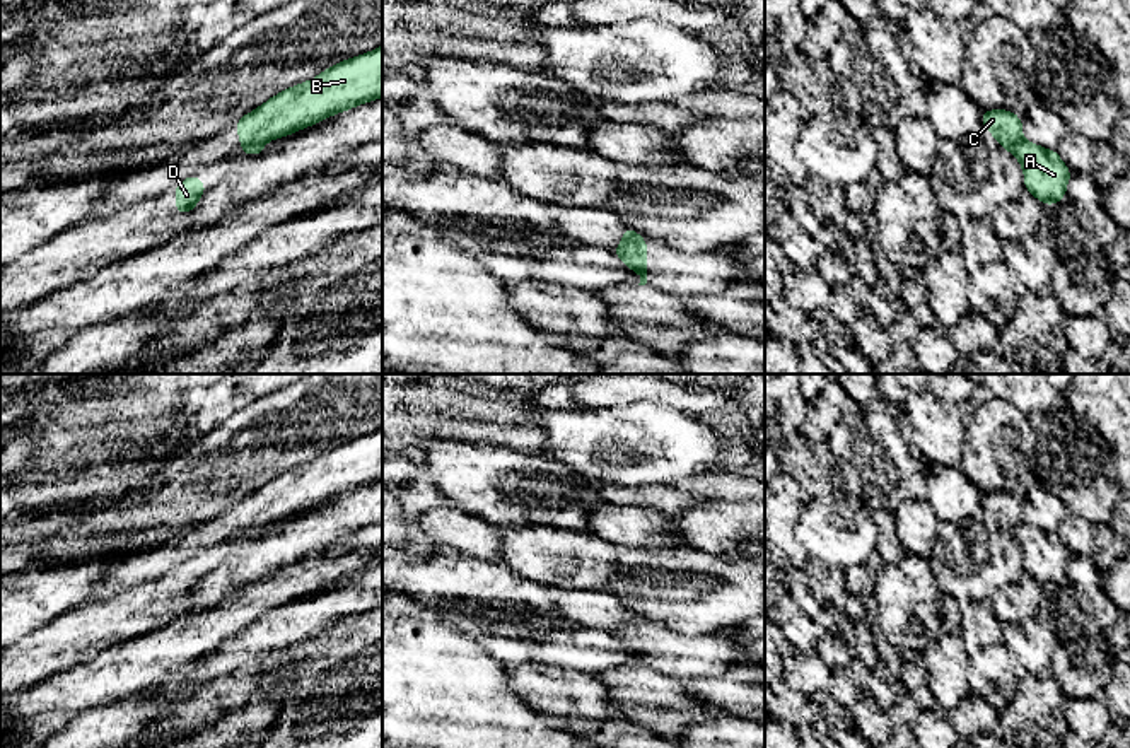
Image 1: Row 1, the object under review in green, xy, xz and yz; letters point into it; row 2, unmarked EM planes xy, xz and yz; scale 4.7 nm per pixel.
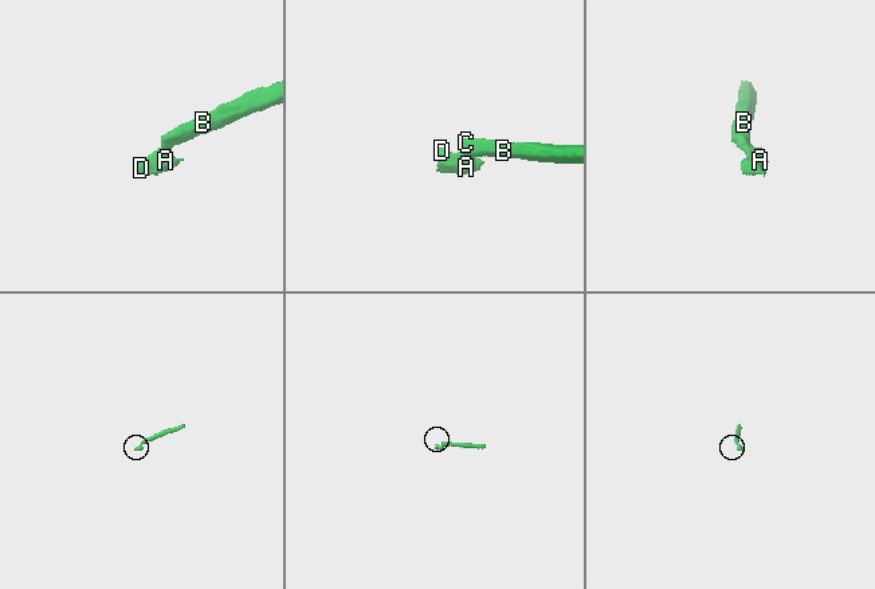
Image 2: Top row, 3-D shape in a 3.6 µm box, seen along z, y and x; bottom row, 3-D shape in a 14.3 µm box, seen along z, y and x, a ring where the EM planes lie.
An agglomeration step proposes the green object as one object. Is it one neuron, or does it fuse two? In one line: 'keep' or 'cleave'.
cleave

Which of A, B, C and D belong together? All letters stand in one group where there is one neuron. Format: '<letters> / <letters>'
A D / B C

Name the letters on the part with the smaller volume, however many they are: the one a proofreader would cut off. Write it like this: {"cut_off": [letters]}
{"cut_off": ["A", "D"]}

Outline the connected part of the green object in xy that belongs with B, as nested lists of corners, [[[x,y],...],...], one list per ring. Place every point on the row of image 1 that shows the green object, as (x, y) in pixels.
[[[382,44],[278,92],[241,116],[236,121],[241,150],[283,138],[379,97],[382,97]]]

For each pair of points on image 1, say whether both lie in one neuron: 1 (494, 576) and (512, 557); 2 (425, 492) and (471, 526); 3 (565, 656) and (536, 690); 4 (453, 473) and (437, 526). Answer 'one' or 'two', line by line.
1: two
2: two
3: two
4: two

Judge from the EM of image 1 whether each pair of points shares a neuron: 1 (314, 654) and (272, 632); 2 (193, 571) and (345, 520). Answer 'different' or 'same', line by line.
1: different
2: different

